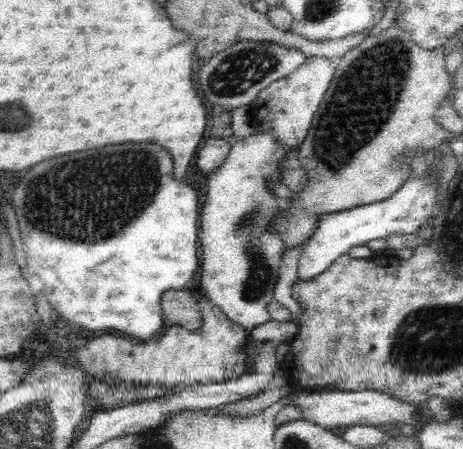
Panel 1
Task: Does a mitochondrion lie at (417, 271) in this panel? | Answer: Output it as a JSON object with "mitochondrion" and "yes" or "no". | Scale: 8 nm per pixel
{"mitochondrion":"no"}

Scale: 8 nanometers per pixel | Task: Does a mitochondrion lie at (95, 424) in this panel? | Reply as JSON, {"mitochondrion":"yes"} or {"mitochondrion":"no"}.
{"mitochondrion":"no"}

